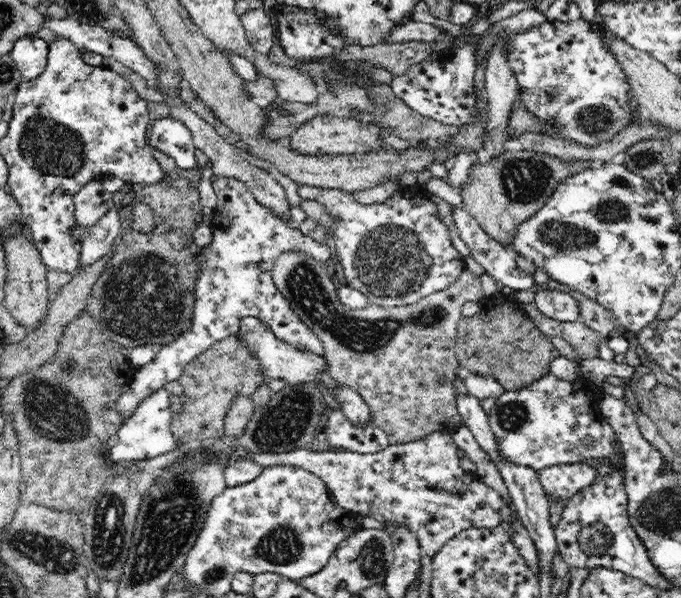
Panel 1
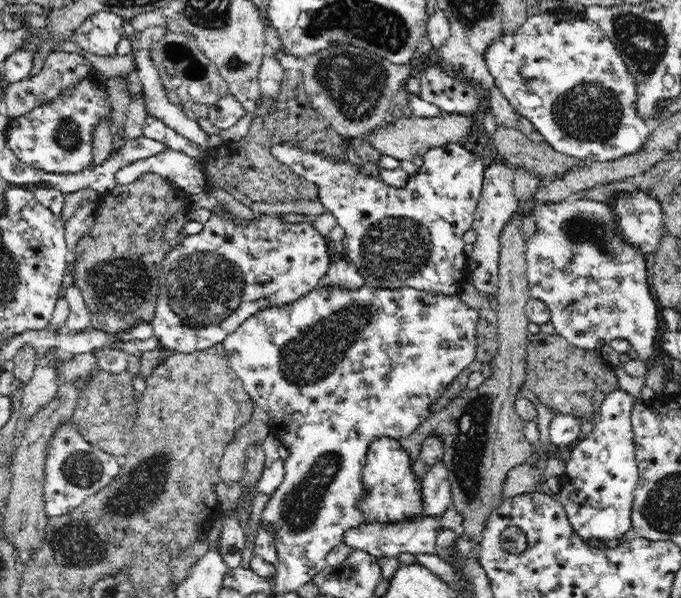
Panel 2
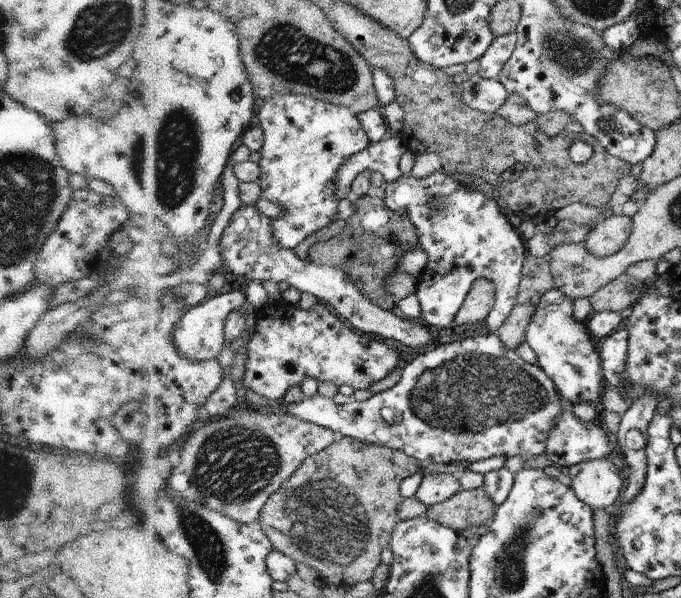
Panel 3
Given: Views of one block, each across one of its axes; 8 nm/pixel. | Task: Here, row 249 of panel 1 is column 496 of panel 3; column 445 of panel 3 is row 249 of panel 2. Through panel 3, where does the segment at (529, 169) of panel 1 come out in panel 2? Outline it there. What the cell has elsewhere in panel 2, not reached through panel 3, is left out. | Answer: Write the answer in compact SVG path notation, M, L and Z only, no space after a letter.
M511 223L504 226L501 235L499 258L498 290L492 304L497 314L497 334L499 348L490 364L494 374L479 388L464 392L452 400L446 408L432 414L428 421L422 422L416 430L399 443L408 451L414 461L419 458L420 446L430 435L442 439L443 465L451 486L455 509L462 514L464 538L480 543L486 520L505 499L503 486L511 468L524 464L526 459L539 448L525 439L523 420L514 408L515 400L520 395L526 381L526 342L530 335L525 315L525 306L529 295L529 282L526 276L527 263L524 261L524 236L520 227Z

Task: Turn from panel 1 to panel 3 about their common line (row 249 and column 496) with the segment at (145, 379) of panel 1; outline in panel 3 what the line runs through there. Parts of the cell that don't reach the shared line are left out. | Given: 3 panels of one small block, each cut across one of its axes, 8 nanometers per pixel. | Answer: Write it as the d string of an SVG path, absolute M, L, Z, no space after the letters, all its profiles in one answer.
M442 168L426 178L404 176L387 186L386 206L398 215L405 215L413 222L419 234L419 246L428 254L428 266L417 276L415 296L421 305L421 320L426 324L441 329L451 328L457 313L465 303L470 288L479 280L487 279L496 288L496 304L492 320L489 321L490 333L509 319L517 304L517 295L524 276L524 265L531 254L527 248L526 236L522 236L519 228L510 223L510 216L502 212L495 200L485 194L465 188L461 183L462 175L446 175Z

